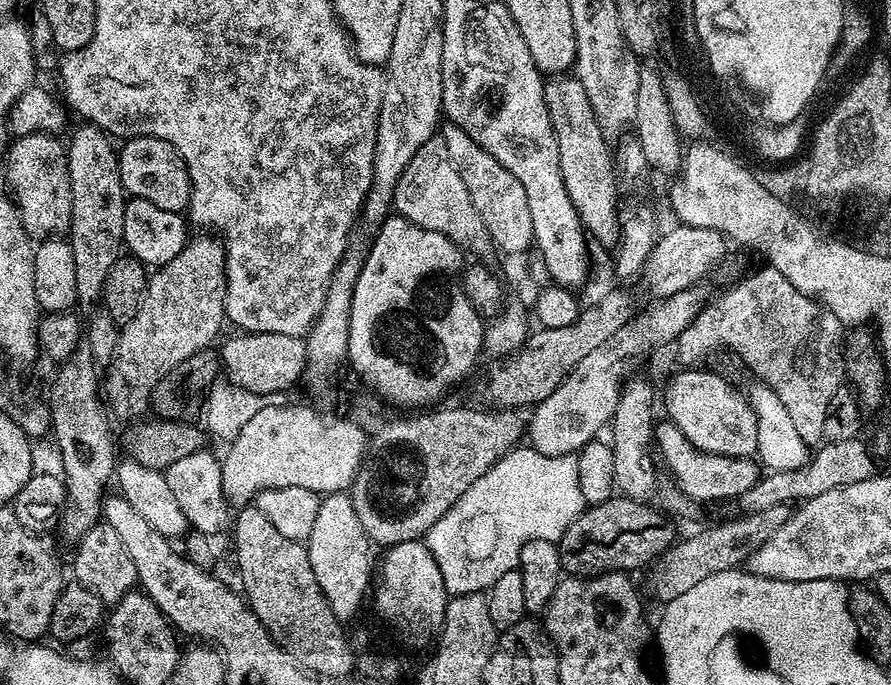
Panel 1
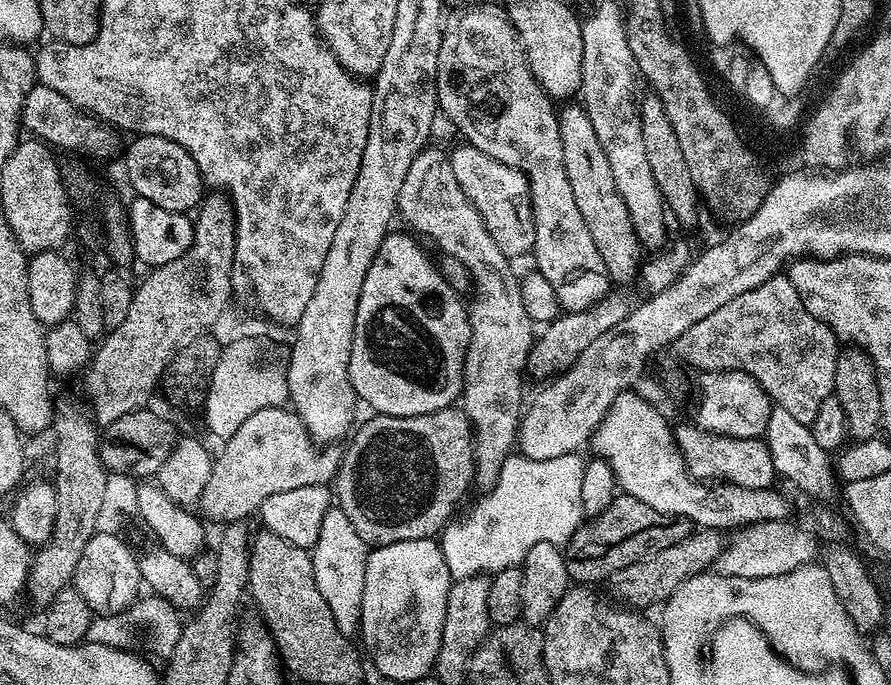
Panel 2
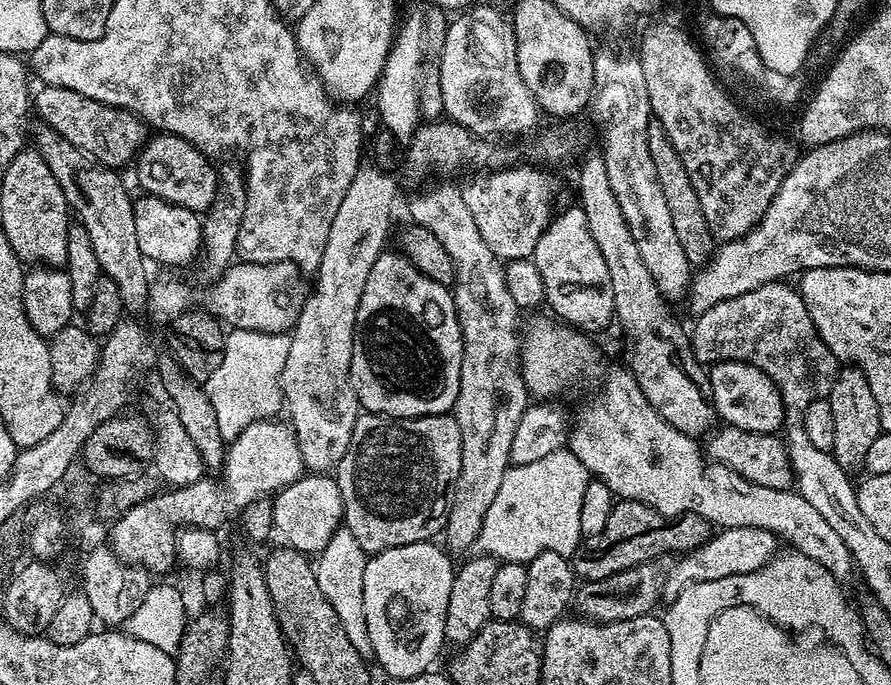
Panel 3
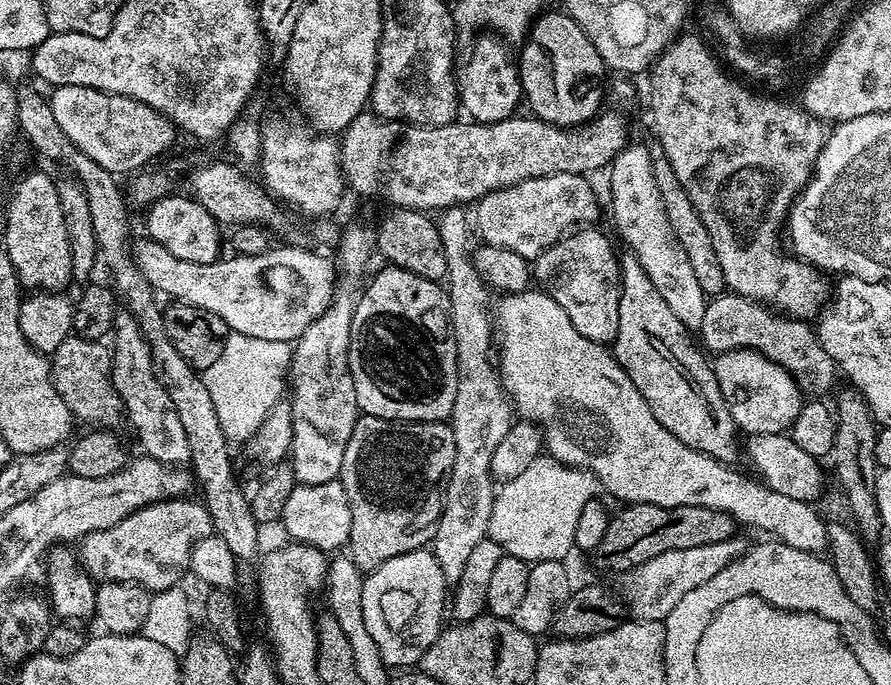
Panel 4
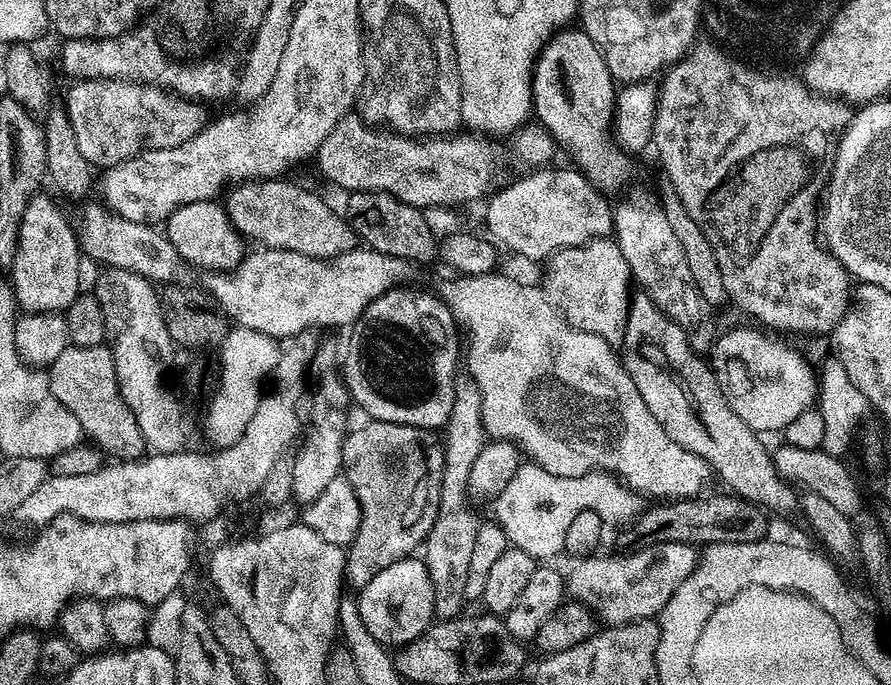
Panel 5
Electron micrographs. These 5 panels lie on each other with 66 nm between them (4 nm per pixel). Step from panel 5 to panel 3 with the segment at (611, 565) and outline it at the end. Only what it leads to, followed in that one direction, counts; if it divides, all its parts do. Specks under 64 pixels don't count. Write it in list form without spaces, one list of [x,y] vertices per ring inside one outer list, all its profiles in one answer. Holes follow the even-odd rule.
[[[734,526],[721,528],[700,548],[681,555],[676,565],[667,569],[662,581],[662,596],[665,601],[676,602],[681,599],[683,588],[691,589],[702,582],[714,582],[722,578],[730,578],[734,574],[750,574],[768,563],[777,555],[778,537],[770,530],[758,530],[754,526]]]

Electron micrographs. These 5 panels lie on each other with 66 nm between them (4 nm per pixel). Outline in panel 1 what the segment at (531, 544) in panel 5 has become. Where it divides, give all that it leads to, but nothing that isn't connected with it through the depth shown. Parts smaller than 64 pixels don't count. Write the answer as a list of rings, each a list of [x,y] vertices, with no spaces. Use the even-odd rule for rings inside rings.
[[[517,446],[511,452],[507,452],[497,464],[428,532],[426,543],[430,554],[434,554],[434,562],[438,562],[438,570],[442,570],[442,582],[446,586],[449,597],[468,596],[472,592],[487,593],[489,588],[502,578],[502,574],[514,572],[519,569],[522,546],[531,540],[559,541],[560,535],[578,518],[586,505],[583,500],[581,487],[578,486],[578,462],[575,455],[570,456],[547,456],[537,452],[531,446]]]

